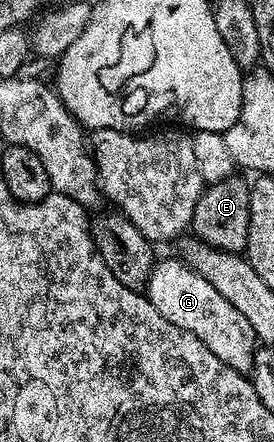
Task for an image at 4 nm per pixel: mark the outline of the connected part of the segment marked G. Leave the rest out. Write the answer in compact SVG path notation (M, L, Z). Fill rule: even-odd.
M160 258L148 274L145 294L165 321L173 321L173 325L196 335L225 365L235 371L250 372L257 350L253 325L182 258Z

